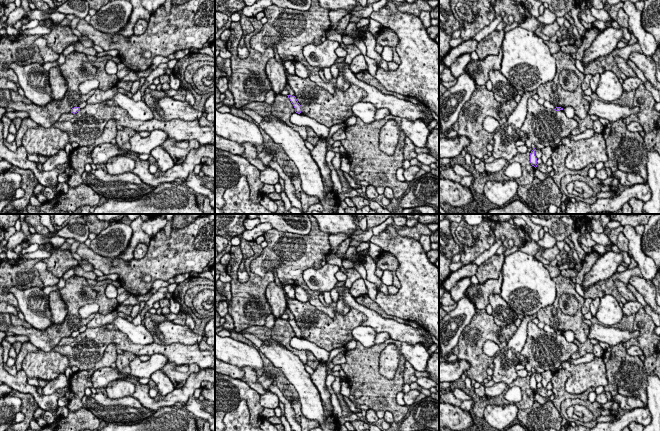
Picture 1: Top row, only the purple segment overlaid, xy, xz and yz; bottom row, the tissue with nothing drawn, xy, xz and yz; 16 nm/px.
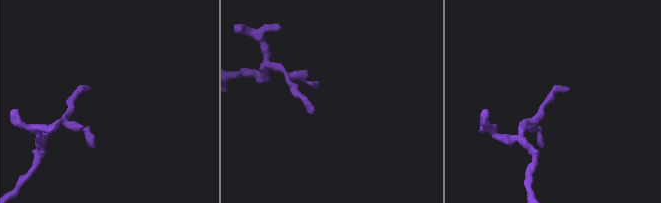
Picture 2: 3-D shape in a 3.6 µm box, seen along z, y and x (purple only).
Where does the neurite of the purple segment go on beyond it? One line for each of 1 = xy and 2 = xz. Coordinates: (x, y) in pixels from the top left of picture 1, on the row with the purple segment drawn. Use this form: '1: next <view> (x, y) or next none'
1: next none
2: next none

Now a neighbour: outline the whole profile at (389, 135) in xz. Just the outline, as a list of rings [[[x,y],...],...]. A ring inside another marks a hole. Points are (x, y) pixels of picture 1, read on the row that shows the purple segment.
[[[389,120],[380,130],[379,149],[391,156],[397,149],[401,130],[395,120]]]

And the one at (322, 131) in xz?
[[[293,113],[290,117],[291,123],[297,126],[307,126],[313,129],[313,131],[323,139],[329,136],[330,127],[318,123],[316,120],[298,113]]]

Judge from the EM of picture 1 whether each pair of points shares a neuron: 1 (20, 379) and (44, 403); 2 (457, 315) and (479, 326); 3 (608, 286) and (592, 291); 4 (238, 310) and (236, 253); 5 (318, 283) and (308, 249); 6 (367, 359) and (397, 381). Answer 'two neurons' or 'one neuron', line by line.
1: one neuron
2: two neurons
3: one neuron
4: one neuron
5: two neurons
6: one neuron

